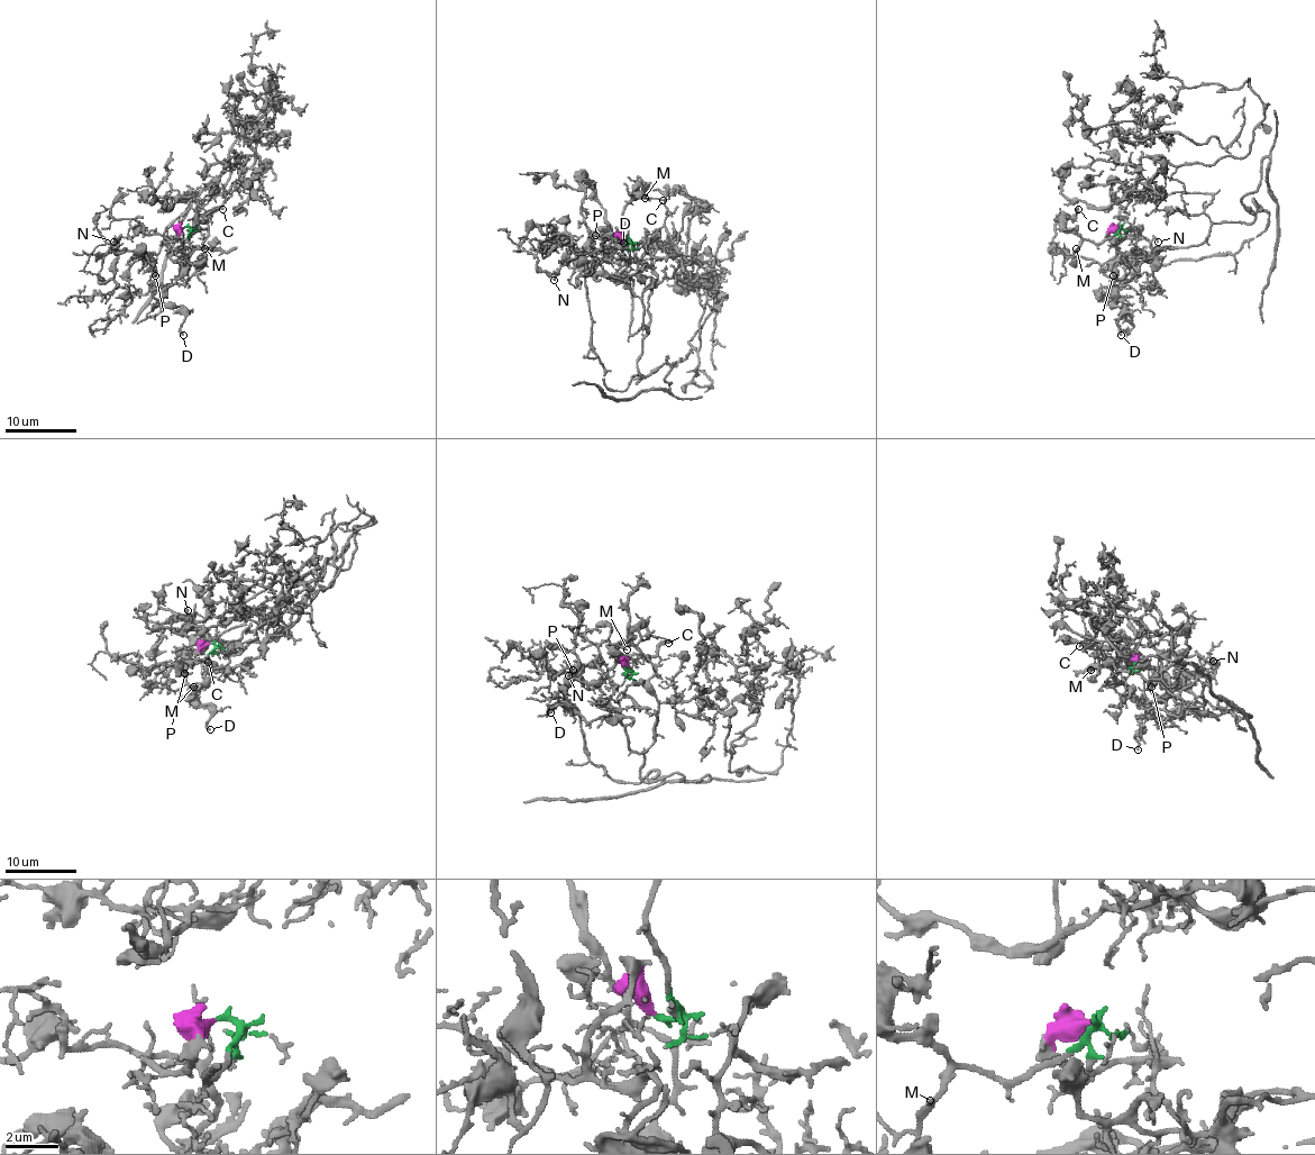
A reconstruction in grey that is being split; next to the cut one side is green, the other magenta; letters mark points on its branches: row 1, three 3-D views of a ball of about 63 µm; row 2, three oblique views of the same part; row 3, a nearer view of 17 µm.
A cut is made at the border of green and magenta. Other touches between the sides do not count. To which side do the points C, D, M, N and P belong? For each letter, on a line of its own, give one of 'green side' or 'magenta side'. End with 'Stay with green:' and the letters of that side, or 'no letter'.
C: green side
D: magenta side
M: green side
N: magenta side
P: magenta side
Stay with green: C, M

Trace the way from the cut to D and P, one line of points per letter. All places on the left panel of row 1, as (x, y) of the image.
D: (185, 227), (167, 238), (174, 236), (183, 247), (180, 262), (186, 262), (162, 301), (185, 315), (183, 335)
P: (185, 227), (167, 238), (180, 262), (202, 247), (208, 226), (190, 208), (145, 263), (154, 275)

